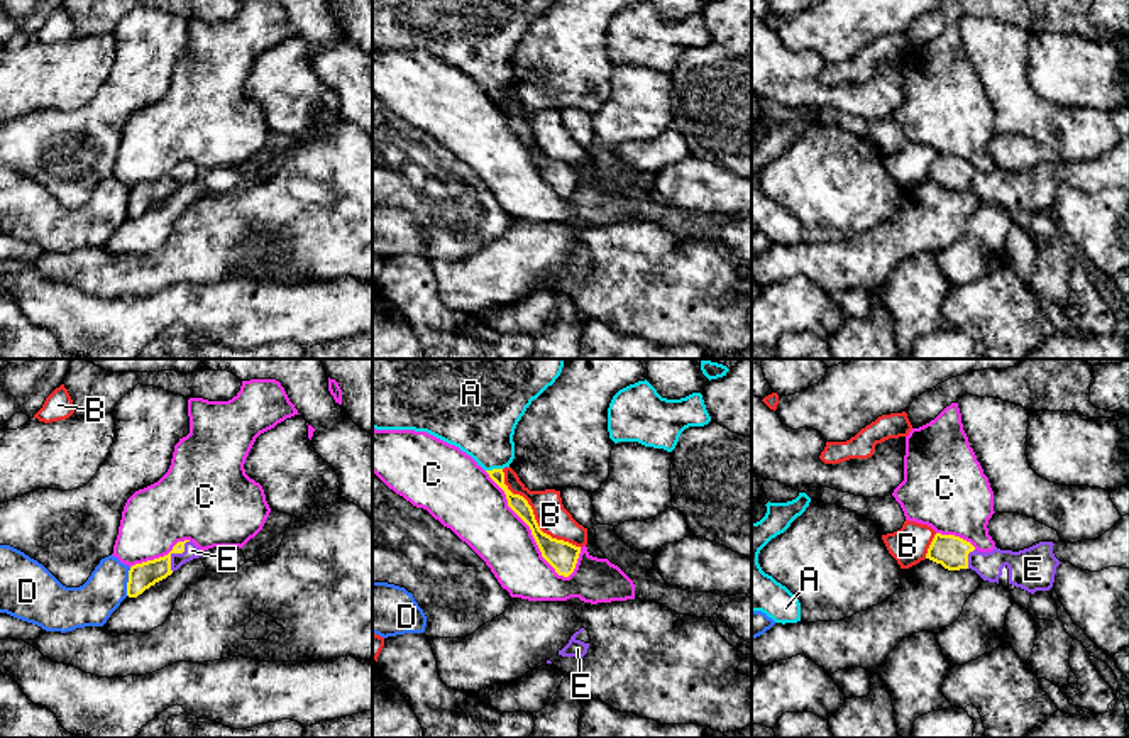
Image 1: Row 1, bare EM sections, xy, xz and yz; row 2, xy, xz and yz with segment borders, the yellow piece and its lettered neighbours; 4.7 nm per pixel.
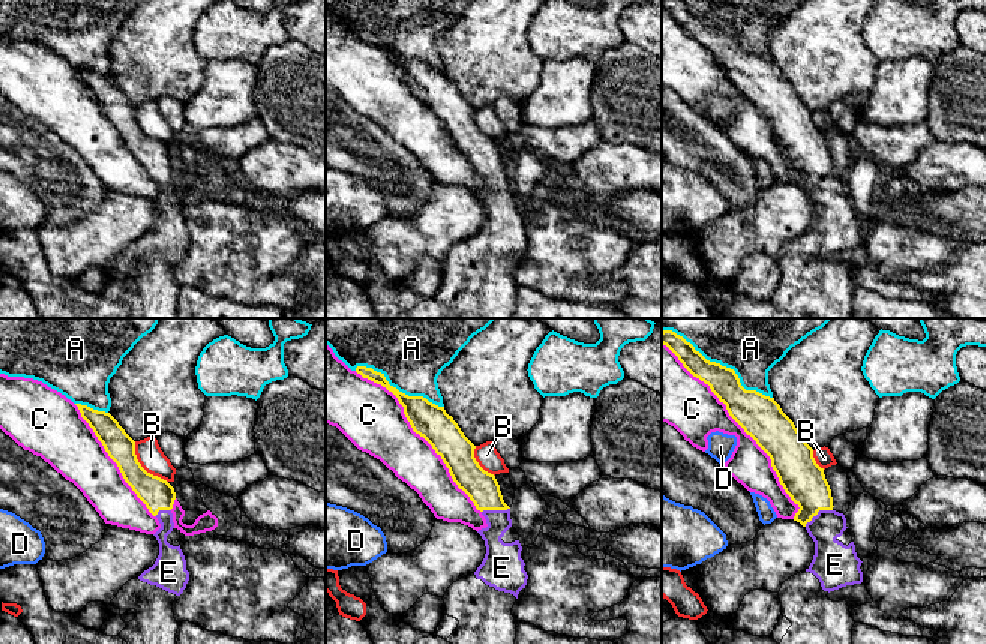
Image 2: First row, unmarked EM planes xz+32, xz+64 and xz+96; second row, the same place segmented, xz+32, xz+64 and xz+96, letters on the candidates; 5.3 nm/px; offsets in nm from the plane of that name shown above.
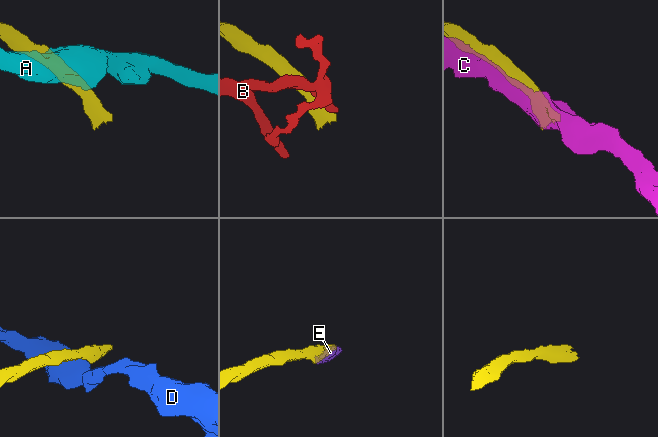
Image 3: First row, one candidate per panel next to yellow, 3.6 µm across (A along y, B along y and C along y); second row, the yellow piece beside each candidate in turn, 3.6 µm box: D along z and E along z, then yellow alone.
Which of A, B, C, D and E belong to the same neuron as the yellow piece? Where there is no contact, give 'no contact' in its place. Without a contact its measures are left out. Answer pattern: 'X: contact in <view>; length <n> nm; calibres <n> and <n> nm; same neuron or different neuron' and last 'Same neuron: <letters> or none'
A: contact in xz; length 80 nm; calibres 80 and 340 nm; different neuron
B: contact in xz; length 550 nm; calibres 140 and 150 nm; different neuron
C: contact in xz; length 650 nm; calibres 140 and 300 nm; different neuron
D: contact in xy; length 140 nm; calibres 130 and 200 nm; different neuron
E: contact in xy; length 170 nm; calibres 130 and 70 nm; same neuron
Same neuron: E

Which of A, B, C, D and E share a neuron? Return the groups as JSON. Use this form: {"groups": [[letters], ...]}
{"groups": [["A"], ["B"], ["C"], ["D"], ["E"]]}

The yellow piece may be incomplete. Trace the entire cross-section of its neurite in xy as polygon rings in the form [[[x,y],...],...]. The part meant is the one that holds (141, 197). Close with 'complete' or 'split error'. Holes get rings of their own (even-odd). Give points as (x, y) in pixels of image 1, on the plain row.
[[[184,161],[178,162],[164,178],[132,186],[129,191],[127,217],[137,218],[183,184],[198,178],[201,178],[201,171],[193,162]]]; split error

